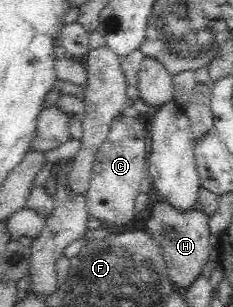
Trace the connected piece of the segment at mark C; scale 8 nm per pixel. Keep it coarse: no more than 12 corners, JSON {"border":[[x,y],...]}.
{"border":[[120,115],[85,197],[106,227],[136,216],[148,177],[144,119]]}

